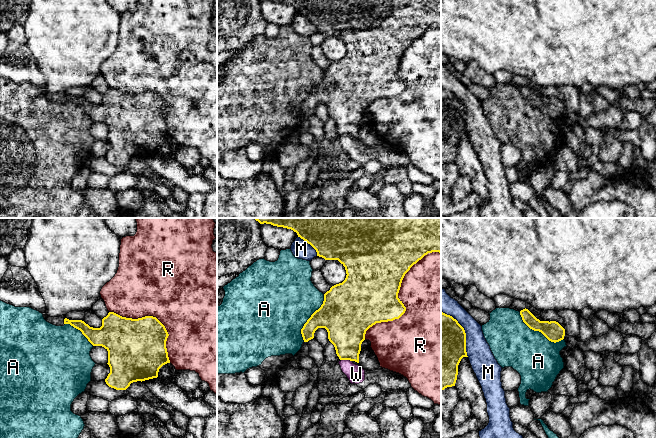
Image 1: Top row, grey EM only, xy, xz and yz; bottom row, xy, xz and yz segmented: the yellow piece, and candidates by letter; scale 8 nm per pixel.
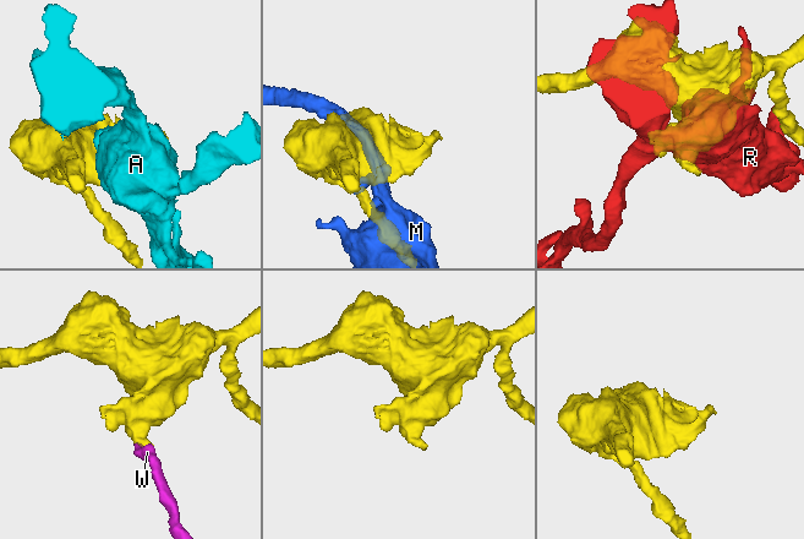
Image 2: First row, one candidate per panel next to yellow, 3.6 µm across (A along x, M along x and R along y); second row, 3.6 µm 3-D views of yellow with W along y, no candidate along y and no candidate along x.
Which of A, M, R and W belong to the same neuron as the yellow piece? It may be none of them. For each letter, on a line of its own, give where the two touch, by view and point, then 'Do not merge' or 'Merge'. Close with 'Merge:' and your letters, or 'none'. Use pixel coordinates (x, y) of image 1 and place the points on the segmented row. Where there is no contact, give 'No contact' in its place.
A: Touches yellow at yz (539, 331). Do not merge
M: Touches yellow at yz (464, 331). Do not merge
R: Touches yellow at xz (398, 298). Do not merge
W: Touches yellow at xz (346, 359). Do not merge
Merge: none

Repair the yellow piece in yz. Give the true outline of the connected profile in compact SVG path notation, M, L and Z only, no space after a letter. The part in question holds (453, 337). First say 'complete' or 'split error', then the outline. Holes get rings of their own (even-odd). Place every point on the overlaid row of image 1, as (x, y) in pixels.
complete; M441 311L441 391L447 387L455 386L458 365L463 357L468 357L465 330L456 319Z

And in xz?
complete; M254 218L260 224L271 224L291 229L310 244L317 256L338 260L346 270L346 278L324 294L321 307L304 324L301 334L304 342L314 338L318 328L325 328L340 360L359 363L361 344L366 331L376 323L399 319L406 307L398 298L402 280L410 268L425 255L441 253L441 218Z

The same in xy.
complete; M109 312L102 319L100 328L90 327L82 320L69 320L67 318L64 319L64 324L70 324L80 330L93 346L102 346L108 351L107 364L110 367L110 373L105 382L116 390L126 390L133 382L157 378L159 369L170 363L166 348L169 334L156 317L145 316L132 319Z

